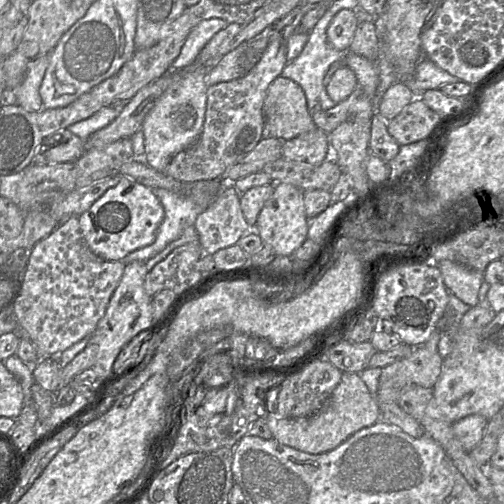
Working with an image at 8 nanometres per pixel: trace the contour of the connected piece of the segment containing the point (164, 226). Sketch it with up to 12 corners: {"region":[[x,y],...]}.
{"region":[[220,179],[153,190],[164,208],[154,242],[120,260],[146,262],[181,236],[221,193]]}

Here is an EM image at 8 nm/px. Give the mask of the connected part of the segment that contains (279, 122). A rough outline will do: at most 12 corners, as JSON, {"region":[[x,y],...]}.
{"region":[[270,84],[263,113],[282,141],[317,128],[301,86]]}

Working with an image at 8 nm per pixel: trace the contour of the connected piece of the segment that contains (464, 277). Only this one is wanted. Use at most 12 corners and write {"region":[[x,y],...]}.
{"region":[[443,260],[447,290],[465,304],[479,304],[484,272]]}

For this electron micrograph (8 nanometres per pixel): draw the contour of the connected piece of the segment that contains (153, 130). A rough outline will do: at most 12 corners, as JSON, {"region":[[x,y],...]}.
{"region":[[207,71],[172,83],[142,125],[144,162],[164,172],[200,136]]}

